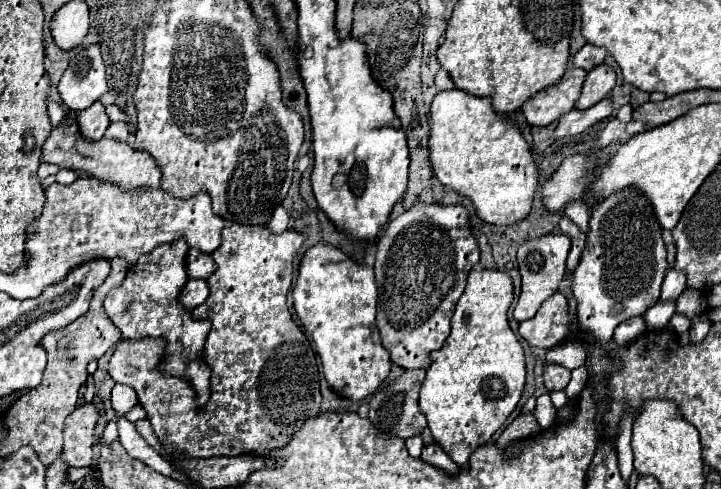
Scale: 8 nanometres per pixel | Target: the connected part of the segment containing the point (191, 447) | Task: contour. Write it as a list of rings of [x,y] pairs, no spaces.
[[[230,224],[222,228],[222,242],[210,254],[216,264],[216,272],[206,280],[210,284],[210,296],[204,304],[190,310],[192,318],[210,320],[212,324],[202,350],[202,362],[212,370],[210,398],[204,406],[198,406],[198,396],[186,378],[170,376],[160,368],[166,358],[166,340],[146,336],[140,340],[120,340],[116,344],[108,372],[116,382],[136,390],[138,400],[168,454],[182,460],[238,454],[260,456],[276,448],[284,448],[308,418],[316,418],[320,414],[322,398],[318,388],[316,356],[304,332],[294,324],[286,308],[286,294],[292,282],[292,262],[302,242],[304,234],[294,230],[272,234],[264,226]]]

